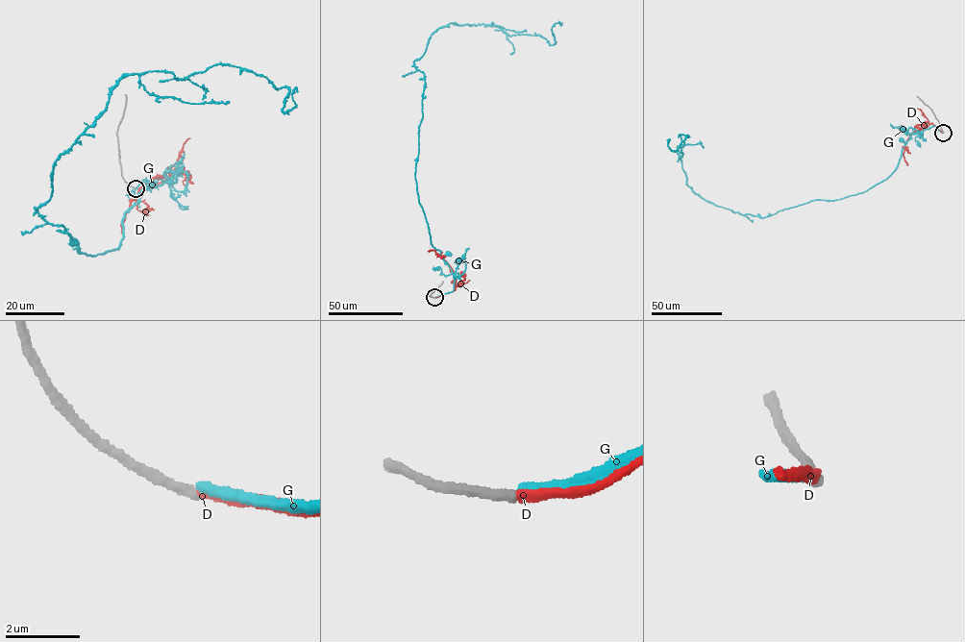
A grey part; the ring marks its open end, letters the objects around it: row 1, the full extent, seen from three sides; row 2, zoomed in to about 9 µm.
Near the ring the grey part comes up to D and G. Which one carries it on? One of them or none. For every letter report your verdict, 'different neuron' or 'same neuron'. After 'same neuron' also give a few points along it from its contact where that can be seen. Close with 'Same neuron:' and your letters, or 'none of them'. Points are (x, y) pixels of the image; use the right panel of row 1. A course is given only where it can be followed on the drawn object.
D: different neuron
G: different neuron
Same neuron: none of them

